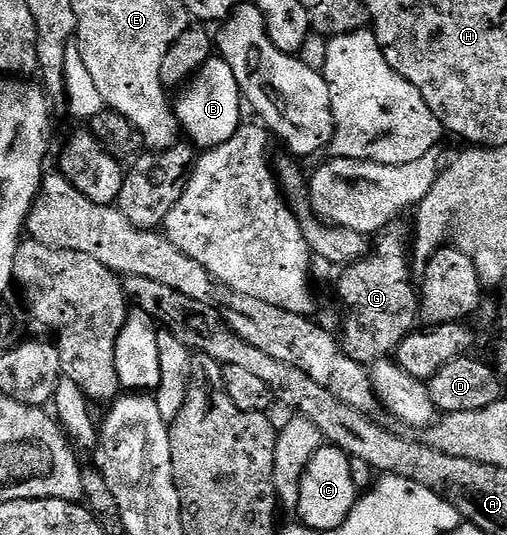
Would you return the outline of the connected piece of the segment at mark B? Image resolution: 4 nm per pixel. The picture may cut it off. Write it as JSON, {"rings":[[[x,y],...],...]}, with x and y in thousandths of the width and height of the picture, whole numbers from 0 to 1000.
{"rings":[[[418,105],[393,129],[391,138],[351,170],[351,176],[353,185],[347,181],[341,191],[345,221],[353,228],[355,245],[375,271],[387,277],[434,273],[444,269],[444,262],[452,262],[452,254],[471,245],[481,226],[483,198],[475,189],[471,159],[460,138],[460,127],[446,118],[440,107]]]}

